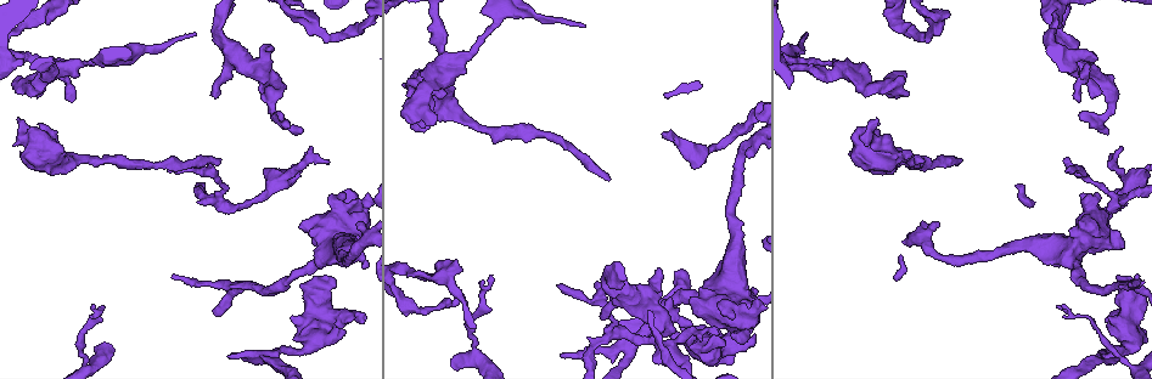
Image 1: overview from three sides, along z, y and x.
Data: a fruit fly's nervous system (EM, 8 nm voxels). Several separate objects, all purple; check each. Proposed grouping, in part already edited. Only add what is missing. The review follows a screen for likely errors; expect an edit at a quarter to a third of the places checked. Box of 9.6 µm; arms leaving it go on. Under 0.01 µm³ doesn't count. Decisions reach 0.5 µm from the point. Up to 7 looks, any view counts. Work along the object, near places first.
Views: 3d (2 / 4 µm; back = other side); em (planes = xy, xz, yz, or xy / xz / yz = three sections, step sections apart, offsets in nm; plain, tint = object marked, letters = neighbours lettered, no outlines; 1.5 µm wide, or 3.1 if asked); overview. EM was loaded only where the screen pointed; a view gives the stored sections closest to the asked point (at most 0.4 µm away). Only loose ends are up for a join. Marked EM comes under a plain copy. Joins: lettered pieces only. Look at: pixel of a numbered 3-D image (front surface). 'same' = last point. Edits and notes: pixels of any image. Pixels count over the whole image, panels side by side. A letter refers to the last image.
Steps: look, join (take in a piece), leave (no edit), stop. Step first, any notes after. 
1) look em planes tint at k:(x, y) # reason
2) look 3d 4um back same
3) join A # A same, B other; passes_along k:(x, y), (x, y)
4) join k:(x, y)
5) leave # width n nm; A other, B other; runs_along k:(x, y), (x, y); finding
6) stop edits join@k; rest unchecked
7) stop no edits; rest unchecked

look 3d 4um at 1:(491, 278) # long arm stops here

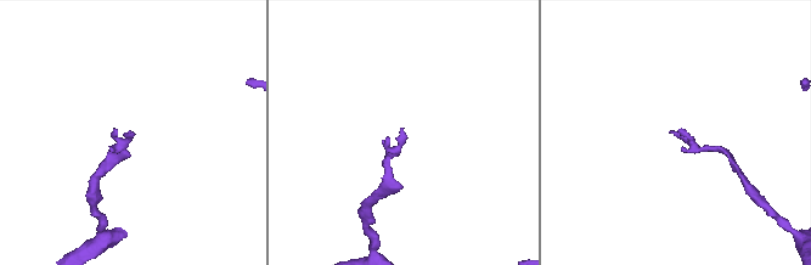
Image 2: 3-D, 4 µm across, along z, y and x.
look em planes letters at 2:(401, 128)

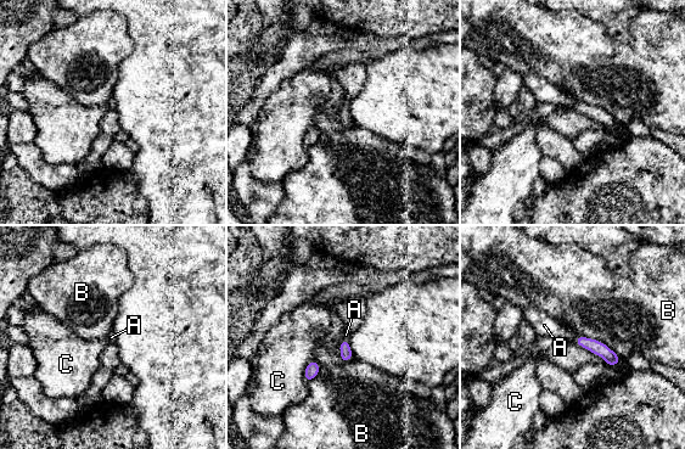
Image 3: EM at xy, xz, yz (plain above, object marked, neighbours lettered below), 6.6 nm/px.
join A # A same, B other, C other; passes_along 3:(594, 346), (574, 340), (544, 325); the neuron continues

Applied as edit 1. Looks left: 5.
look overview # redraw

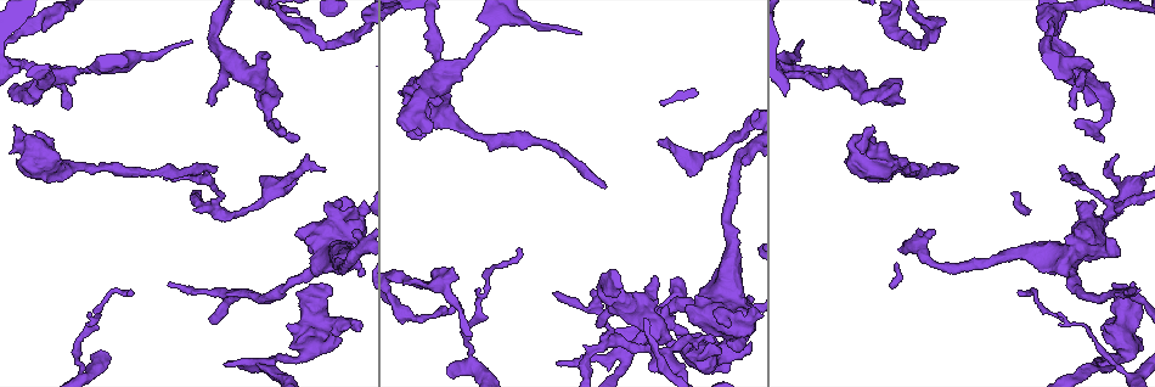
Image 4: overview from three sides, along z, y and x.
look 3d 2um at 4:(617, 328) # branch stops here

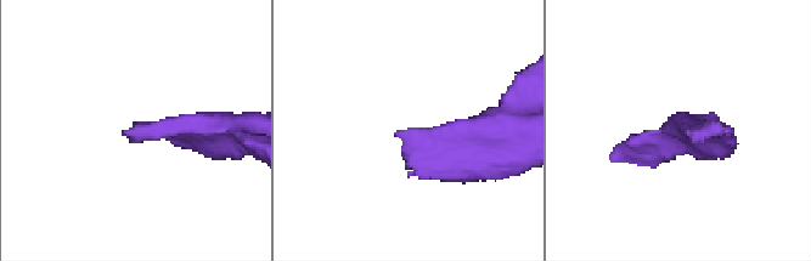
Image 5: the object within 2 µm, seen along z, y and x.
look em xz step 4 letters at 5:(127, 137) # now the EM

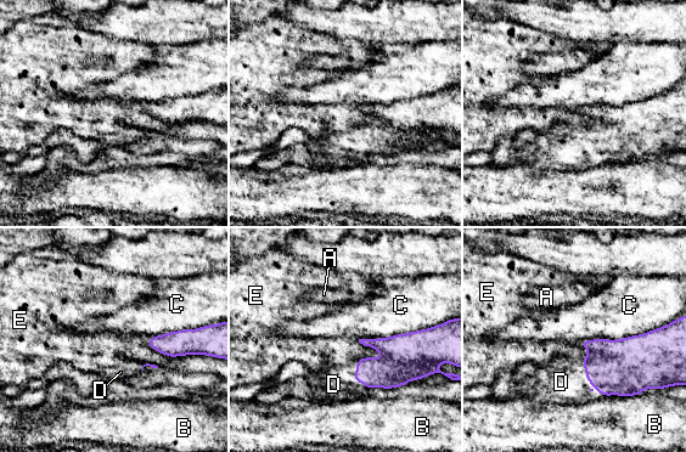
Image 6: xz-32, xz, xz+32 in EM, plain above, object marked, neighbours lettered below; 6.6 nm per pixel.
look em planes letters same

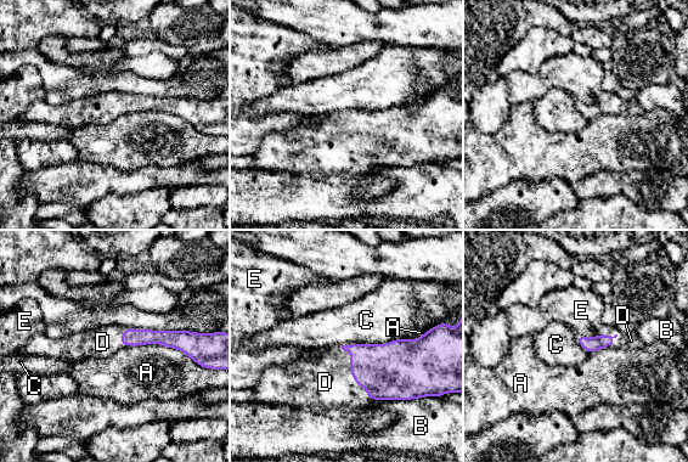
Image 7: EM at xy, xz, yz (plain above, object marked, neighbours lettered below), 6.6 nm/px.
join D # longest_contact A 420 nm; A other, B other, C other, D same, E other; passes_along 7:(389, 371), (351, 373), (325, 382); it goes on there

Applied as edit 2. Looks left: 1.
stop edits join@3, join@7; rest unchecked

